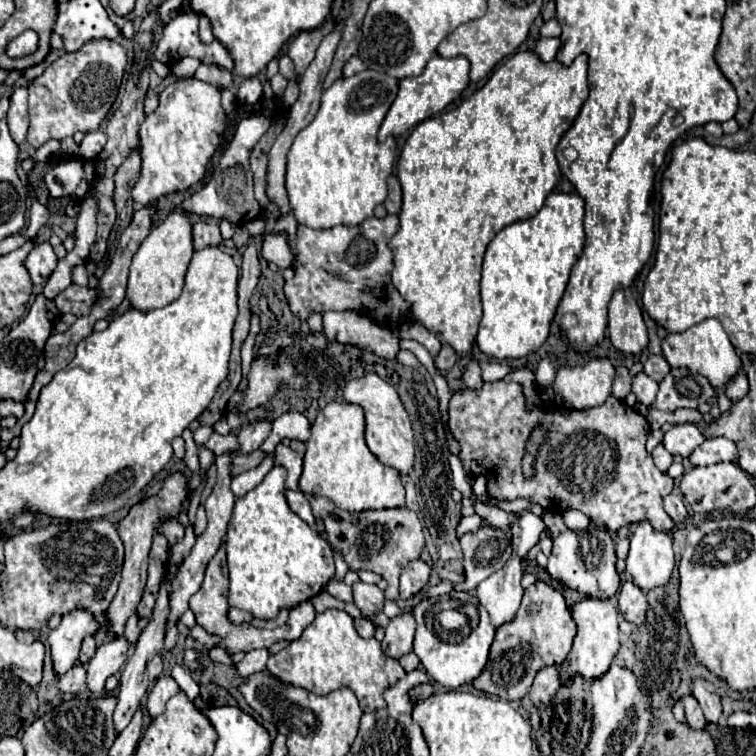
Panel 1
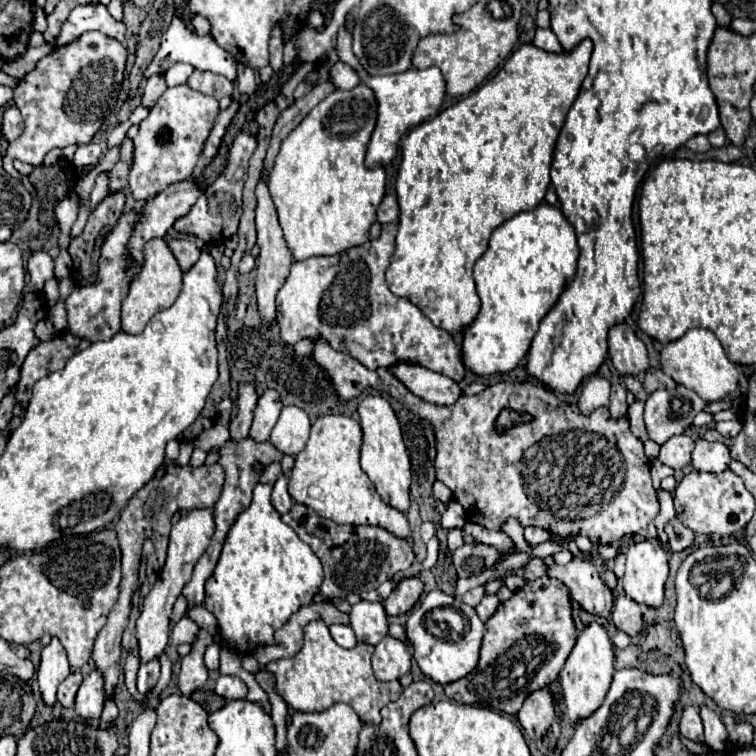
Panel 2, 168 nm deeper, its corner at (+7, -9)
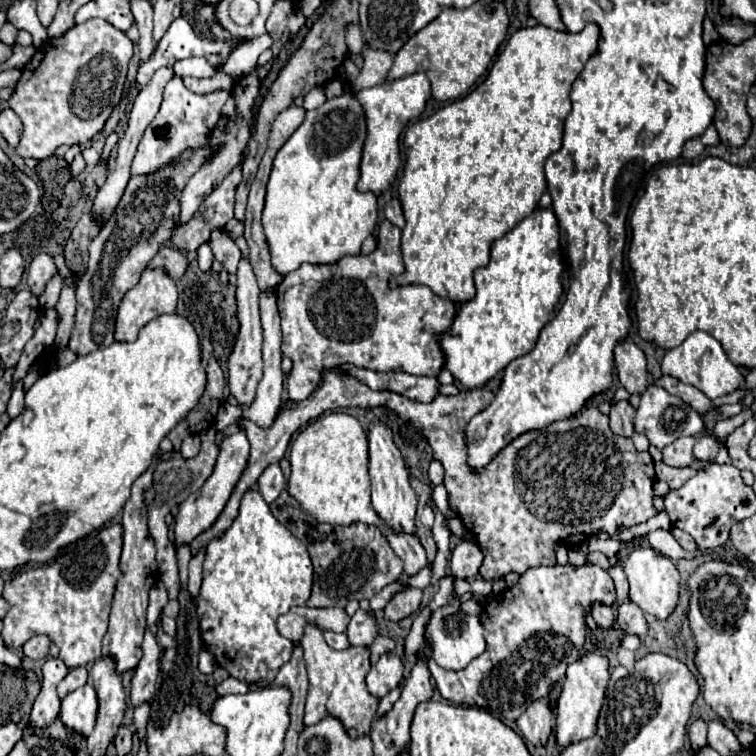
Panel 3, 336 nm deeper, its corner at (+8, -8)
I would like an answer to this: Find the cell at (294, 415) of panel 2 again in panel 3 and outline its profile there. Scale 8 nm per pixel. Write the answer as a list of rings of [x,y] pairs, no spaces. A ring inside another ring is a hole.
[[[383,220],[379,224],[379,244],[375,248],[375,252],[363,256],[343,256],[341,260],[333,262],[333,264],[301,264],[295,272],[289,272],[283,276],[283,282],[279,284],[277,288],[277,302],[279,302],[279,312],[281,312],[281,330],[283,330],[283,354],[289,356],[293,360],[293,370],[287,378],[287,392],[289,392],[289,400],[291,402],[301,402],[305,400],[319,384],[319,376],[325,368],[333,368],[333,366],[339,366],[339,364],[353,364],[357,368],[369,368],[369,370],[403,370],[403,372],[409,372],[409,374],[423,374],[423,376],[439,376],[439,372],[443,370],[445,366],[445,352],[441,348],[441,334],[445,330],[451,328],[453,324],[453,318],[455,318],[455,304],[451,300],[445,300],[445,298],[439,298],[431,292],[431,288],[427,286],[401,286],[401,288],[395,288],[391,290],[387,286],[389,282],[389,276],[393,274],[401,274],[403,272],[403,260],[401,260],[401,250],[399,250],[399,240],[401,240],[401,230]]]

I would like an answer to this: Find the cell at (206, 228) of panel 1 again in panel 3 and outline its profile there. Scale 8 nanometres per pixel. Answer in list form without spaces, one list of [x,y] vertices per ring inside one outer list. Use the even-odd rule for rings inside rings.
[[[161,246],[161,250],[149,262],[149,268],[157,268],[157,266],[165,266],[167,268],[167,274],[177,280],[187,270],[189,260],[187,260],[187,256],[181,250],[169,248],[169,246]]]

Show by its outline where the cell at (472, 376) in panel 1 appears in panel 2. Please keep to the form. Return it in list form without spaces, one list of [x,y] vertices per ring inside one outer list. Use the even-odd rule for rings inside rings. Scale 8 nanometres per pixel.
[[[400,363],[400,365],[392,365],[388,371],[398,381],[402,381],[410,393],[424,399],[426,403],[452,405],[462,395],[456,381],[452,381],[440,373],[428,371],[424,367],[418,367],[418,365]]]

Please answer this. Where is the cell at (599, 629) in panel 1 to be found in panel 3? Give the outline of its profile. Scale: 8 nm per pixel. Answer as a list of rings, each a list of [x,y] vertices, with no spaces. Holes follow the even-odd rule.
[[[585,650],[579,654],[579,660],[567,666],[567,678],[557,700],[557,742],[561,746],[569,746],[573,742],[591,738],[595,734],[595,724],[599,718],[599,710],[603,706],[605,690],[609,684],[609,660],[597,650]]]

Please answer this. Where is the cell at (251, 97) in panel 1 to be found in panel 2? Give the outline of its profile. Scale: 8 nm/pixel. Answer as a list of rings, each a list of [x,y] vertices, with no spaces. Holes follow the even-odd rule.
[[[238,63],[238,77],[236,77],[236,83],[238,83],[238,91],[240,91],[240,93],[252,95],[252,93],[256,91],[254,75],[256,75],[256,71],[254,71],[250,65]]]

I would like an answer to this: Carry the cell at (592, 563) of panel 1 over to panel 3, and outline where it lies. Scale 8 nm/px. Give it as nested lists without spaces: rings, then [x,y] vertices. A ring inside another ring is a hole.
[[[599,602],[591,604],[591,616],[595,618],[597,626],[601,626],[601,628],[611,628],[613,626],[613,610],[605,604],[599,604]]]

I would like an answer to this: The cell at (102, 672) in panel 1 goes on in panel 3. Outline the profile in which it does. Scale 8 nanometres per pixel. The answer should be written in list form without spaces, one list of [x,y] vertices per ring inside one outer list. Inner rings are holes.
[[[91,682],[77,688],[61,702],[59,718],[71,730],[85,736],[91,734],[95,726],[95,718],[97,718],[97,694]]]

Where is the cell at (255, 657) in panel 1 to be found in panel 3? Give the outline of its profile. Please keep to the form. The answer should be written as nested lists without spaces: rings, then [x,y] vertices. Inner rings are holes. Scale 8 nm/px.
[[[229,676],[227,680],[223,680],[223,682],[219,682],[217,684],[217,694],[219,696],[227,696],[227,694],[245,694],[245,692],[249,692],[249,684],[247,682],[243,682],[243,680],[235,680],[233,676]]]

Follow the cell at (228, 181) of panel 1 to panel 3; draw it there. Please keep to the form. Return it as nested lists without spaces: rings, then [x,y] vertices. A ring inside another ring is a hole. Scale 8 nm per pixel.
[[[237,164],[227,178],[203,200],[201,208],[195,216],[185,224],[173,230],[171,244],[179,250],[191,252],[197,250],[201,244],[209,242],[213,230],[223,230],[225,224],[233,218],[235,208],[235,190],[241,184],[241,164]]]

